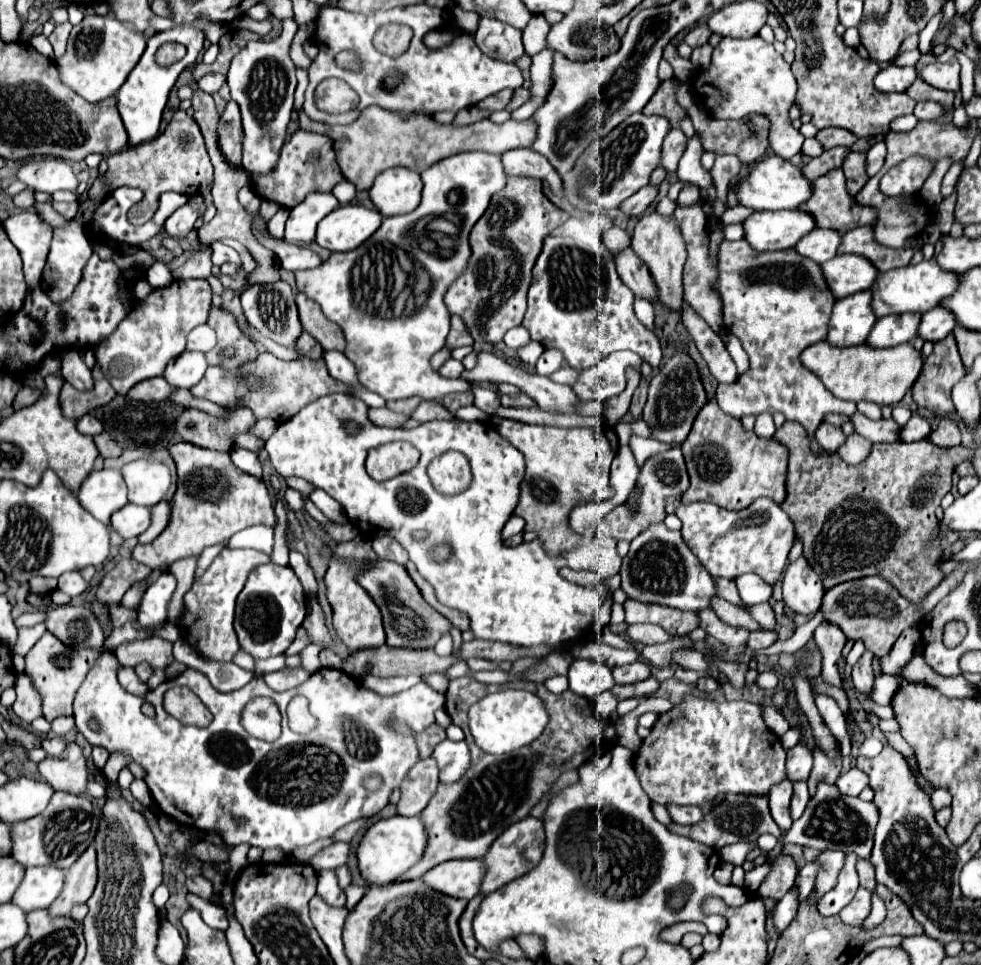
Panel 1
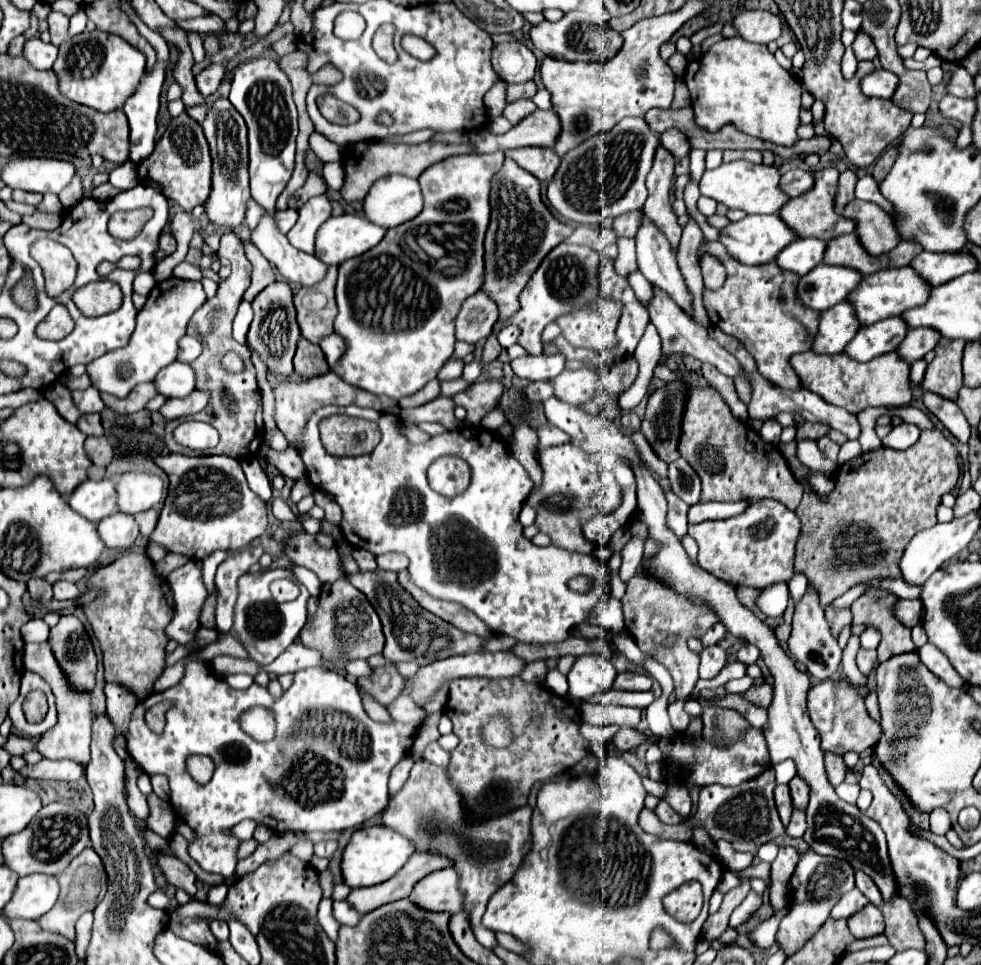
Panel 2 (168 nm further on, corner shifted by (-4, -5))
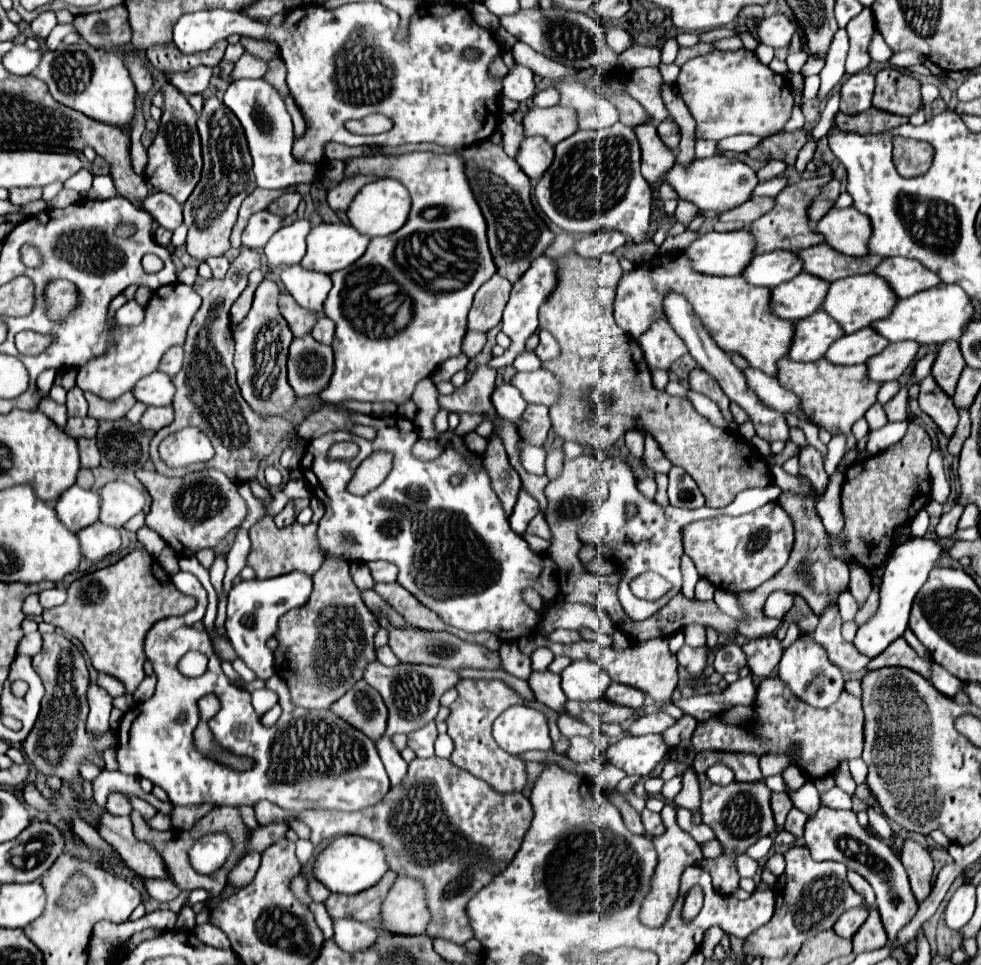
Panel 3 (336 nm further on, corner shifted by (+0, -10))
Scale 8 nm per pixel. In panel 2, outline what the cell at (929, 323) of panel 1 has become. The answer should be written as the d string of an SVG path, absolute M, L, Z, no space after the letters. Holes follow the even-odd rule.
M910 329L906 339L898 345L896 351L904 361L914 363L916 359L934 351L940 339L942 339L940 333L932 333L932 329Z

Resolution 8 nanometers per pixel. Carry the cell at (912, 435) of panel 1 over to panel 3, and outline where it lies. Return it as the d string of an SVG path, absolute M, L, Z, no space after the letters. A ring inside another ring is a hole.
M892 422L892 424L886 424L878 430L870 430L868 432L868 442L866 442L866 448L870 454L880 454L882 450L886 450L888 446L896 444L904 434L906 434L906 426L908 422Z

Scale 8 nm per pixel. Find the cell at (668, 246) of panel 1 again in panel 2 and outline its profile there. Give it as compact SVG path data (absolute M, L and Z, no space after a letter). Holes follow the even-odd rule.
M658 147L654 165L646 177L648 201L644 203L644 215L664 233L664 237L668 237L672 251L678 249L680 235L682 235L682 227L678 225L678 217L670 205L670 189L674 183L674 163L676 163L674 157L664 147Z

